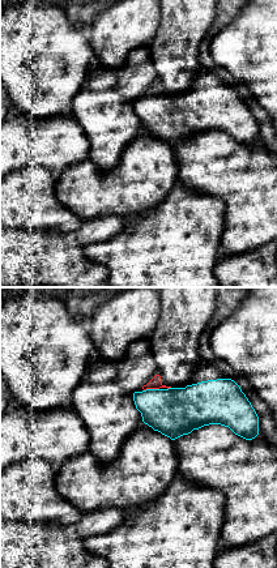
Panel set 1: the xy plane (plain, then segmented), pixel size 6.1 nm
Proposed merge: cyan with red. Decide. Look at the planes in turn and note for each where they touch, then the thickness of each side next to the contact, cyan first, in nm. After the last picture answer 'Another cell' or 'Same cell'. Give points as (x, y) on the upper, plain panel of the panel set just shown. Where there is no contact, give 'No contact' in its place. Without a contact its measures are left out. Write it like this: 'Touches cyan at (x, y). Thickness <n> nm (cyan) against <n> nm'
Touches cyan at (150, 97). Thickness 300 nm (cyan) against 80 nm

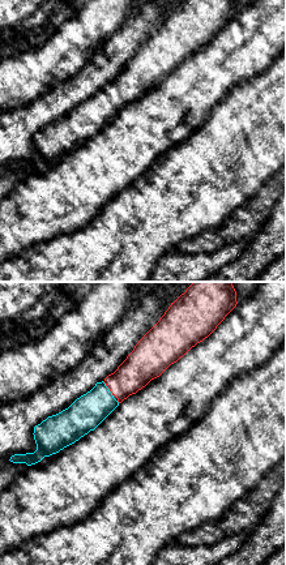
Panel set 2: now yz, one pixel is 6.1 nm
Touches cyan at (109, 97). Thickness 220 nm (cyan) against 220 nm

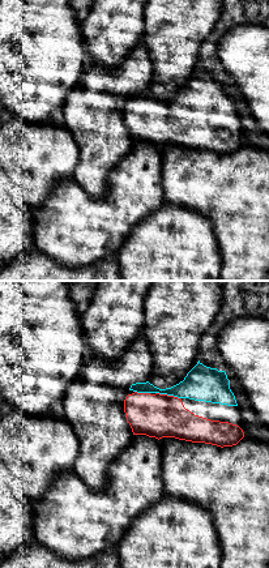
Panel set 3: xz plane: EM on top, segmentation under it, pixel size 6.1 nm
Touches cyan at (167, 102). Thickness 220 nm (cyan) against 280 nm

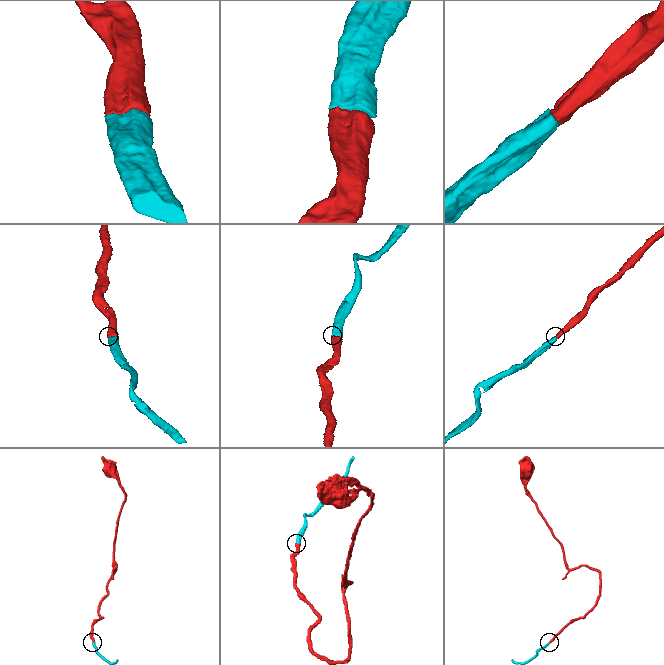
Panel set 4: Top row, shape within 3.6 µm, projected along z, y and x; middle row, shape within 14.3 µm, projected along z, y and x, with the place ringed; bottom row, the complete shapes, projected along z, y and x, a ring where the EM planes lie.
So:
Same cell

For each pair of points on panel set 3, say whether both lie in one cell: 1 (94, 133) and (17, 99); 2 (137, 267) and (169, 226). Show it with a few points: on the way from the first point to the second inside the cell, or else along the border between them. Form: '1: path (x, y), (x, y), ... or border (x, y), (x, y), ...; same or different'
1: border (75, 89), (65, 99), (62, 118); different
2: path (148, 256), (167, 236); same

